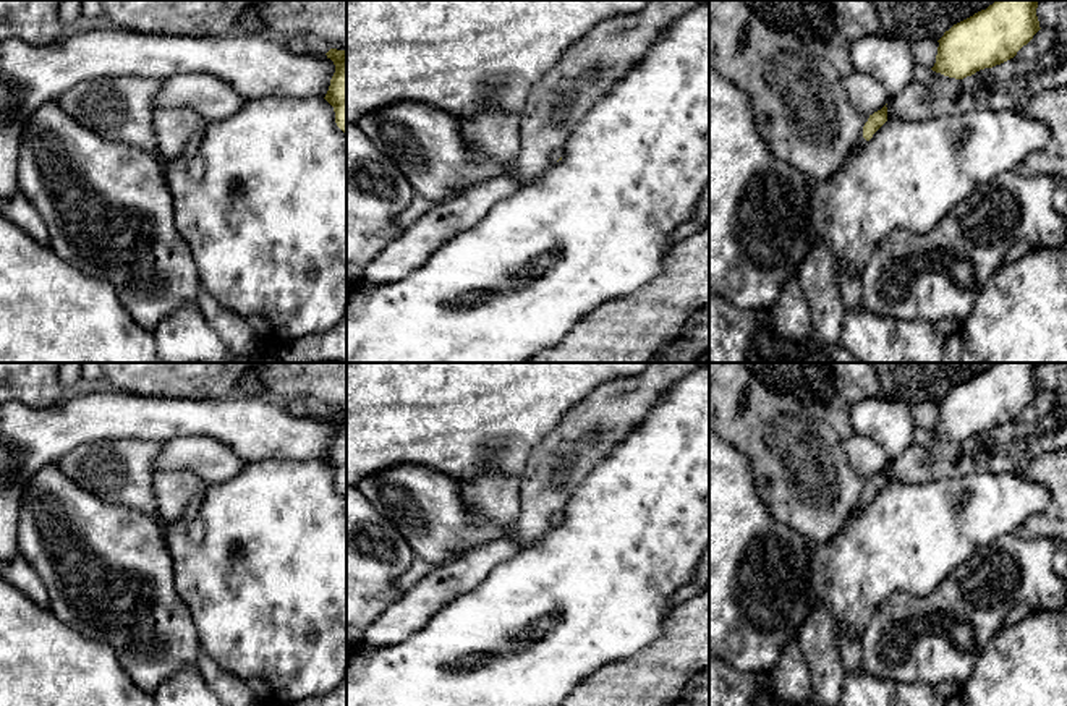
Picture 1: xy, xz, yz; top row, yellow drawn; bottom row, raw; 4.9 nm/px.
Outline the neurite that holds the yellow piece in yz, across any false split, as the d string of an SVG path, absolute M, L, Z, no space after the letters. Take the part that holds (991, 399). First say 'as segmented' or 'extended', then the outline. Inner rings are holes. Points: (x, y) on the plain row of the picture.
as segmented | M996 363L986 372L954 387L937 403L931 431L963 442L1017 418L1041 392L1036 379L1039 363Z

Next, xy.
as segmented | M330 411L327 416L335 427L325 463L334 470L337 489L346 495L346 413Z

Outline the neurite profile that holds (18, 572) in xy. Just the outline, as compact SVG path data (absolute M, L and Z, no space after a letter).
M19 552L8 562L0 562L0 576L29 596L39 607L49 609L47 588L36 568Z

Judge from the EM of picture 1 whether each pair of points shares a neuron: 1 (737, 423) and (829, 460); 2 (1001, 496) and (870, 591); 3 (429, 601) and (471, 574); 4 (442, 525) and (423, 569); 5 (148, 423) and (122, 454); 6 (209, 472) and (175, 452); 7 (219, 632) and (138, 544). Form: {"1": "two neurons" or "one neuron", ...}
{"1": "one neuron", "2": "one neuron", "3": "one neuron", "4": "two neurons", "5": "two neurons", "6": "one neuron", "7": "two neurons"}

